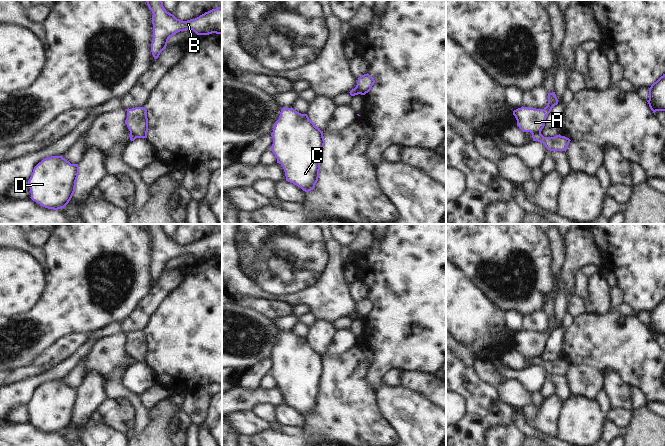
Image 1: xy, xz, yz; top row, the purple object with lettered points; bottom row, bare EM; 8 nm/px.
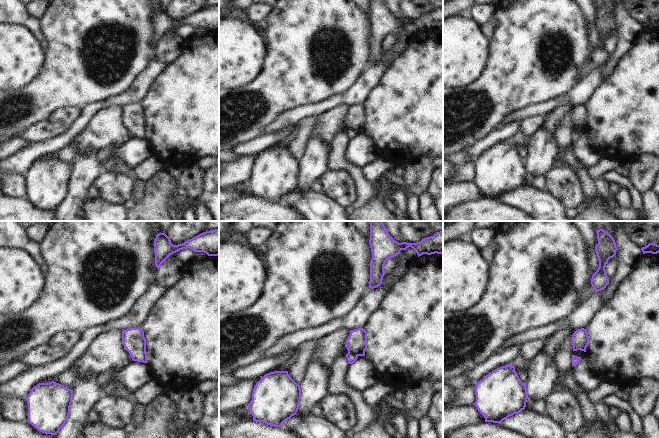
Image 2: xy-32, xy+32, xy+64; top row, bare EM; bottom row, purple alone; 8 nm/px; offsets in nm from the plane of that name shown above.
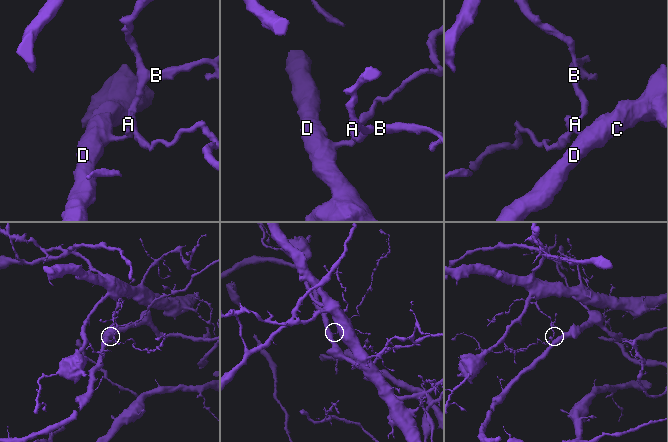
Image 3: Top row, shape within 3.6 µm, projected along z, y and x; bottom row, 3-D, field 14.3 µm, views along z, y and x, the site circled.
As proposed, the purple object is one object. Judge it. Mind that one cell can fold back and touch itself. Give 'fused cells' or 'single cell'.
fused cells

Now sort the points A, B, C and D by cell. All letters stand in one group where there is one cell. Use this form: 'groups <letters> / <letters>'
groups A B / C D

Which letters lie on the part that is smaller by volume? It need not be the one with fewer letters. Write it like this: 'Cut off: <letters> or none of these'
Cut off: C, D.

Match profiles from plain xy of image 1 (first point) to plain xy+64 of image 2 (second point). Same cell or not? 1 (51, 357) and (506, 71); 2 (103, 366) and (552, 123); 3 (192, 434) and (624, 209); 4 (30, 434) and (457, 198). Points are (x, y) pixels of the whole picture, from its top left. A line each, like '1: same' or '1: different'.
1: different
2: same
3: different
4: different

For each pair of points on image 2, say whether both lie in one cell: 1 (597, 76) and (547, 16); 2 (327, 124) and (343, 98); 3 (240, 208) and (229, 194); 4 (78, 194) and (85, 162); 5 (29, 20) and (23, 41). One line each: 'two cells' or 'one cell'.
1: two cells
2: two cells
3: two cells
4: one cell
5: two cells

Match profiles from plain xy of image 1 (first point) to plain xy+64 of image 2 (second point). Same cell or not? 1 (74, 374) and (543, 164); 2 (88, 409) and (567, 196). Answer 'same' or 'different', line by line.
1: different
2: different

